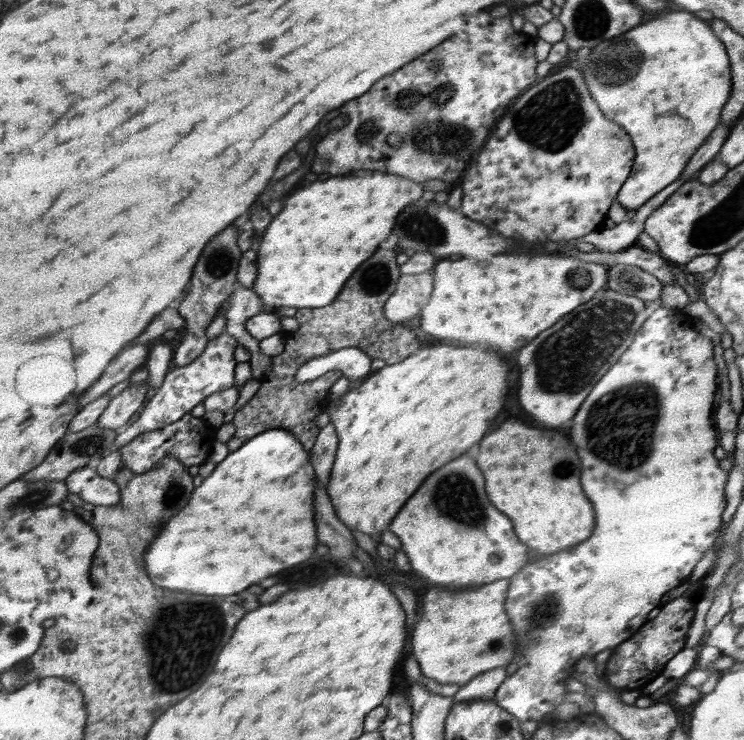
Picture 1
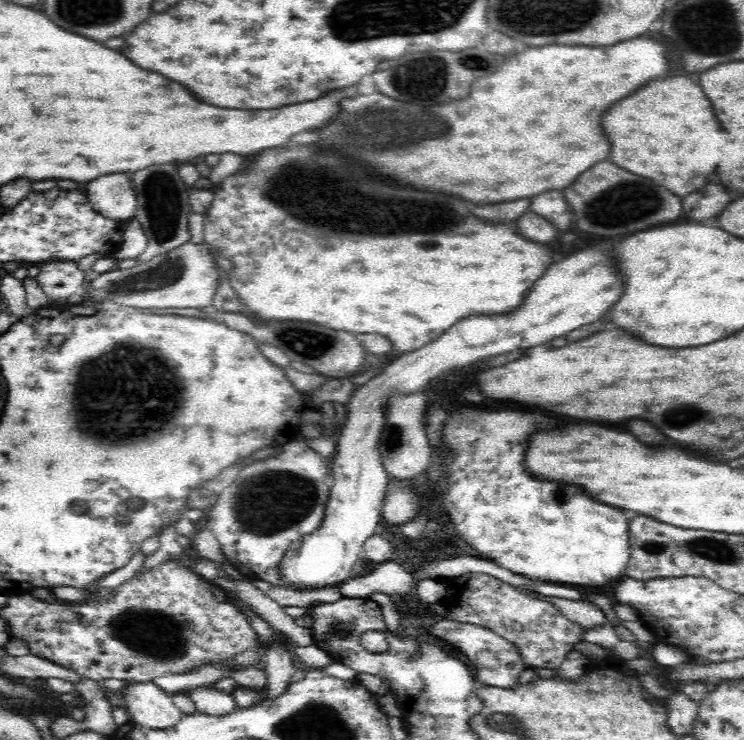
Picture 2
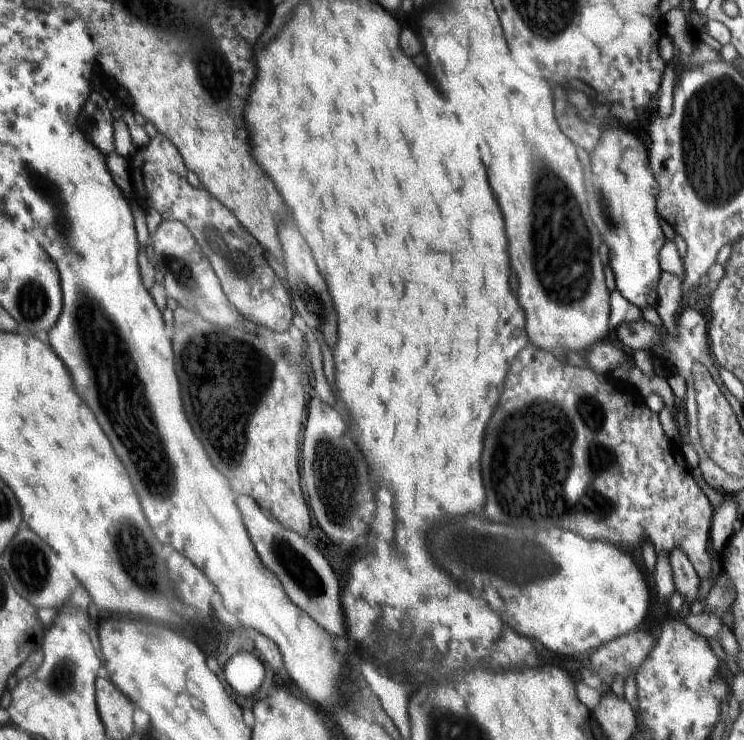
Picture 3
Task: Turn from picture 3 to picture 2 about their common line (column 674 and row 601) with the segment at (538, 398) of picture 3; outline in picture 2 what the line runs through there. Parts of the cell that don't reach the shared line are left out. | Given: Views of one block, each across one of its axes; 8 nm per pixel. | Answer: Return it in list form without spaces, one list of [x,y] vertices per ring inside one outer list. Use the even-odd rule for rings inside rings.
[[[466,573],[461,577],[436,578],[444,582],[447,593],[444,604],[451,613],[444,619],[472,623],[496,632],[520,650],[526,666],[558,669],[575,643],[583,640],[586,628],[566,618],[551,602],[520,592],[515,586],[489,574]]]

